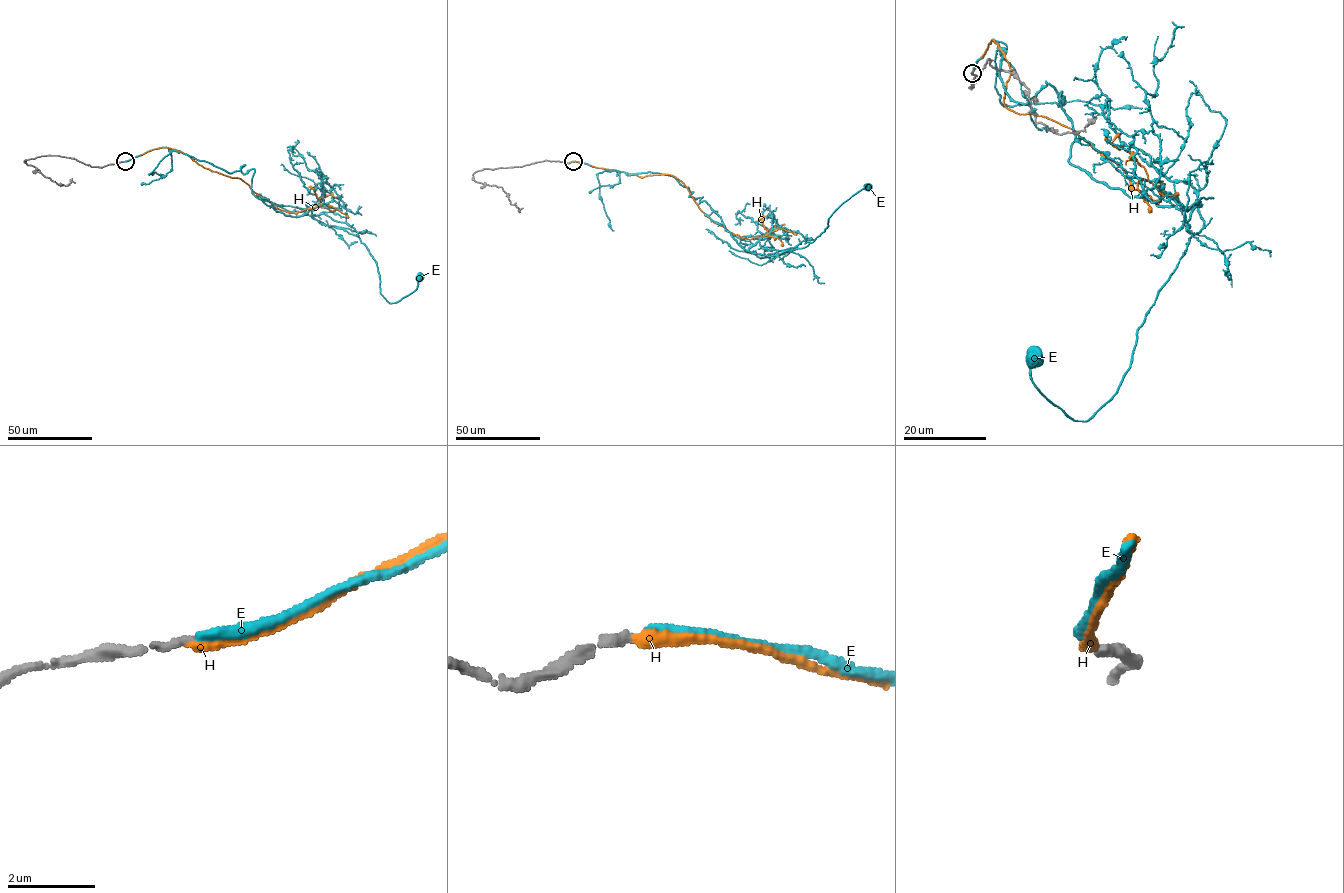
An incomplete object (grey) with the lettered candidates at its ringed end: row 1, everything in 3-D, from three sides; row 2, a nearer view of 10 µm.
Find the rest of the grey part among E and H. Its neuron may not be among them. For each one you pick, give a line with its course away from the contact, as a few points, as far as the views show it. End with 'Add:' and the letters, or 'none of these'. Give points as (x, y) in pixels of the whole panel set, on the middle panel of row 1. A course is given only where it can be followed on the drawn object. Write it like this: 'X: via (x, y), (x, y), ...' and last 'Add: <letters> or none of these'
E: via (573, 161), (671, 175), (740, 245), (768, 256), (807, 246), (867, 187)
Add: E

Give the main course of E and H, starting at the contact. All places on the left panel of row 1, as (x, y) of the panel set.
E: (125, 161), (167, 147), (228, 173), (254, 169), (252, 193), (276, 211), (359, 238), (389, 302), (419, 277)
H: (124, 161), (167, 147), (187, 154), (205, 168), (240, 179), (281, 210), (293, 213), (328, 204), (348, 217)

